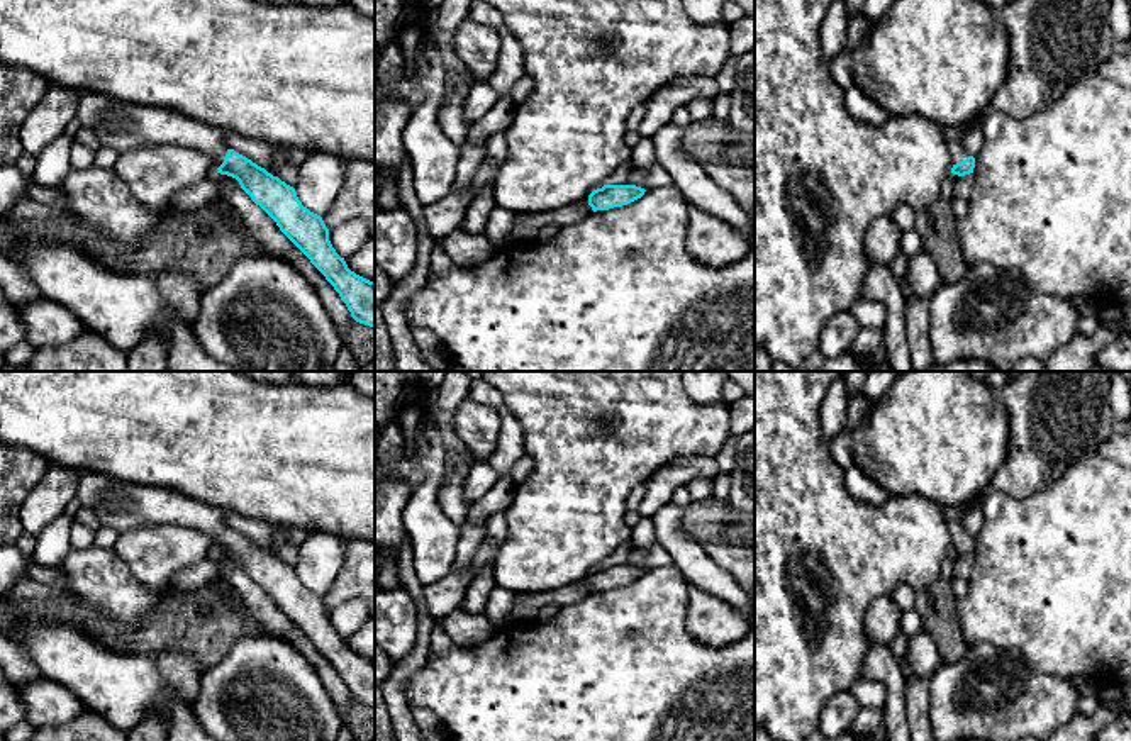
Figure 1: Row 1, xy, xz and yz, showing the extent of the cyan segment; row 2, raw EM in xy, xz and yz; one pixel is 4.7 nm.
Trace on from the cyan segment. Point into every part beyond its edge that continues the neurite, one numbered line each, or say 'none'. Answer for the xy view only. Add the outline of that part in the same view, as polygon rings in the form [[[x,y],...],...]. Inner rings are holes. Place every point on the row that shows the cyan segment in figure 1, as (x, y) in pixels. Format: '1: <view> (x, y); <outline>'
1: xy (121, 126); [[[83,92],[76,98],[75,119],[95,132],[100,146],[119,154],[139,146],[175,144],[205,153],[219,166],[227,154],[224,129],[163,107],[136,105]]]

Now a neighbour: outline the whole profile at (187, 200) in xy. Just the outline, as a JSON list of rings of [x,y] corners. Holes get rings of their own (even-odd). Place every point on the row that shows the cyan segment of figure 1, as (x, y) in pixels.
[[[217,173],[212,178],[207,178],[195,187],[180,190],[171,198],[173,214],[190,214],[214,200],[220,200],[220,195],[226,188],[236,187],[241,188],[239,181],[232,176]]]

